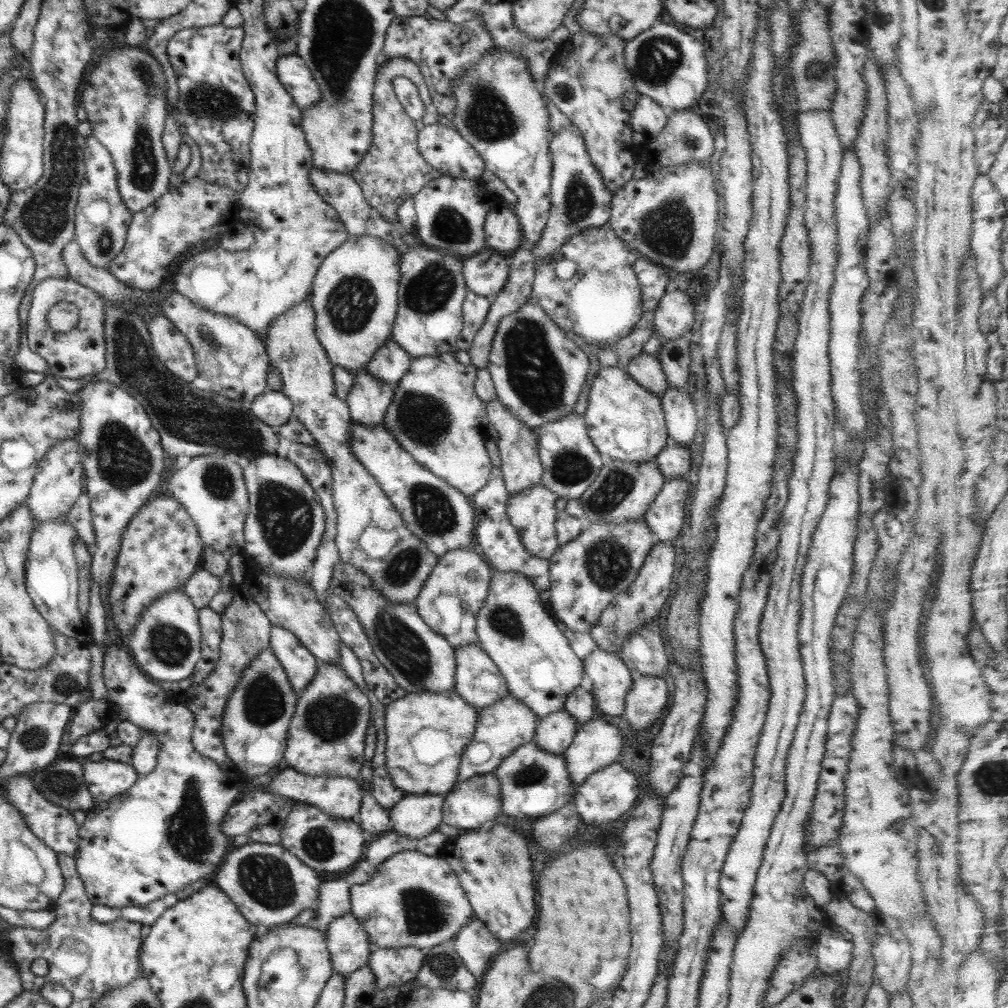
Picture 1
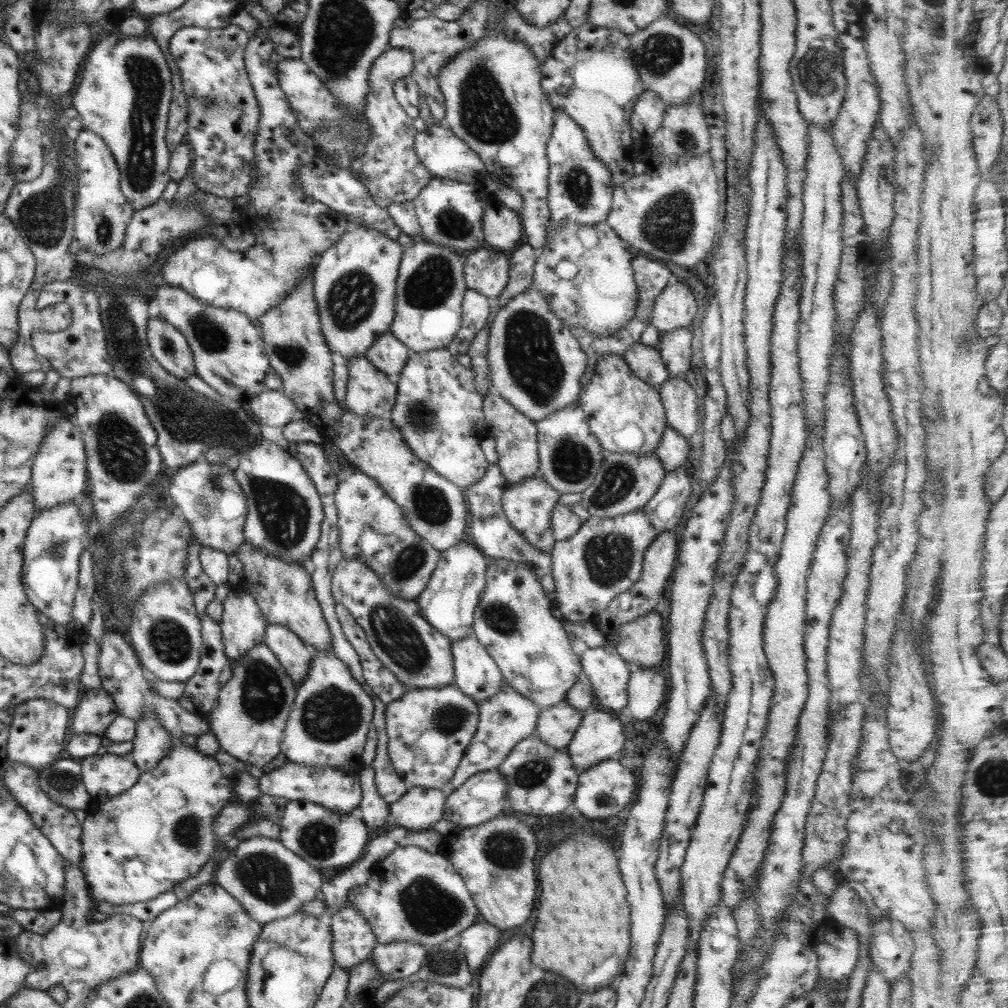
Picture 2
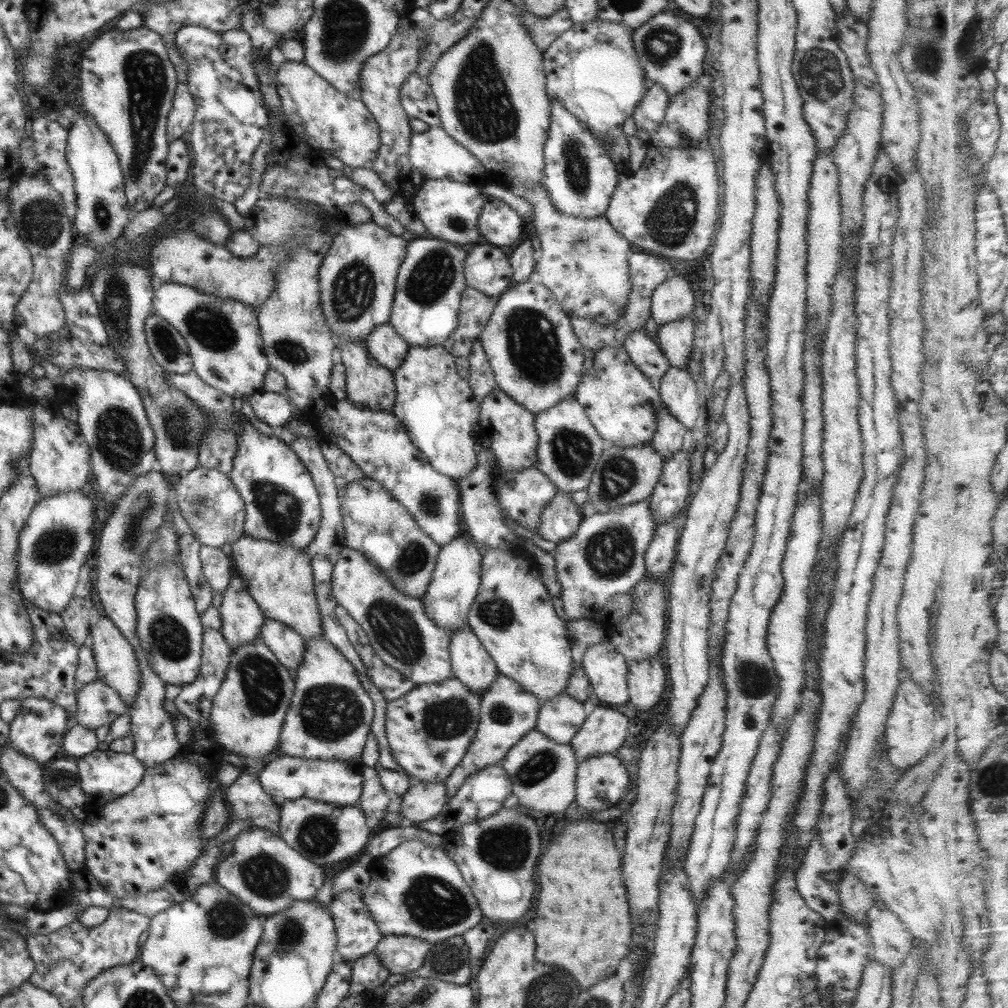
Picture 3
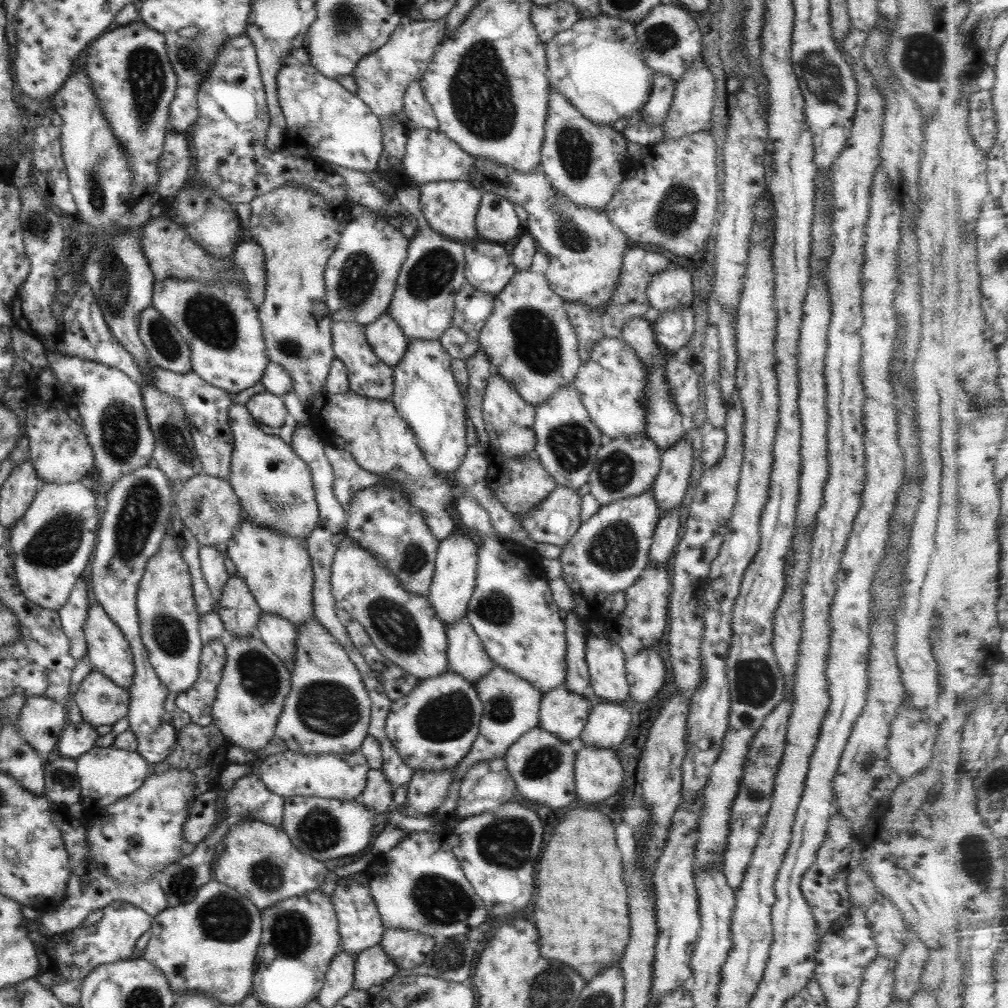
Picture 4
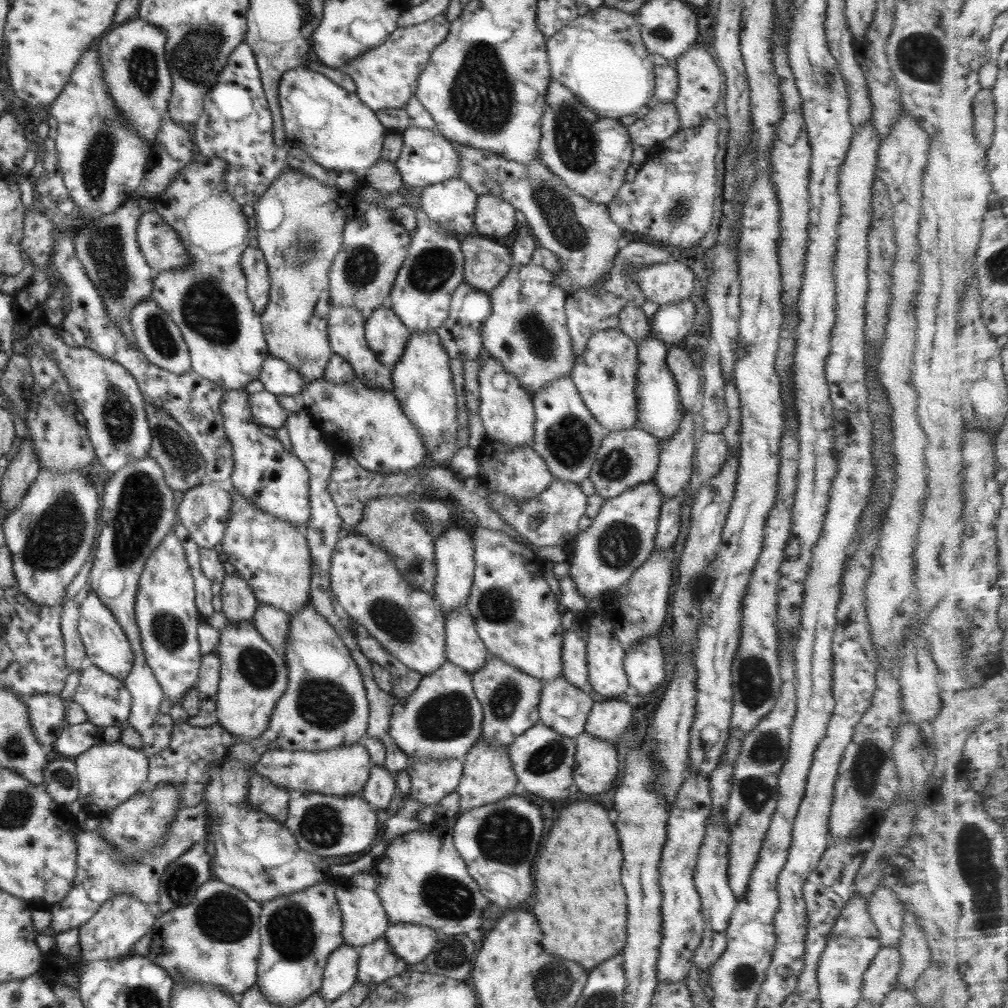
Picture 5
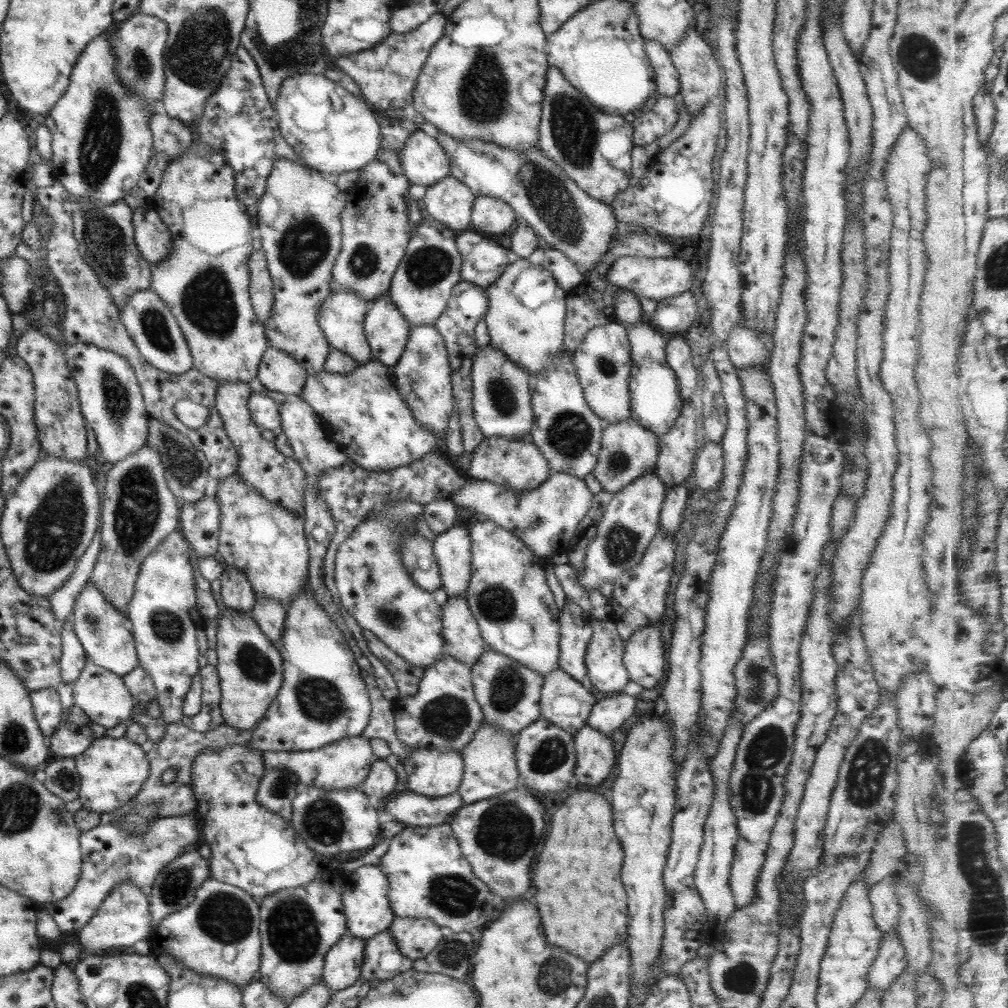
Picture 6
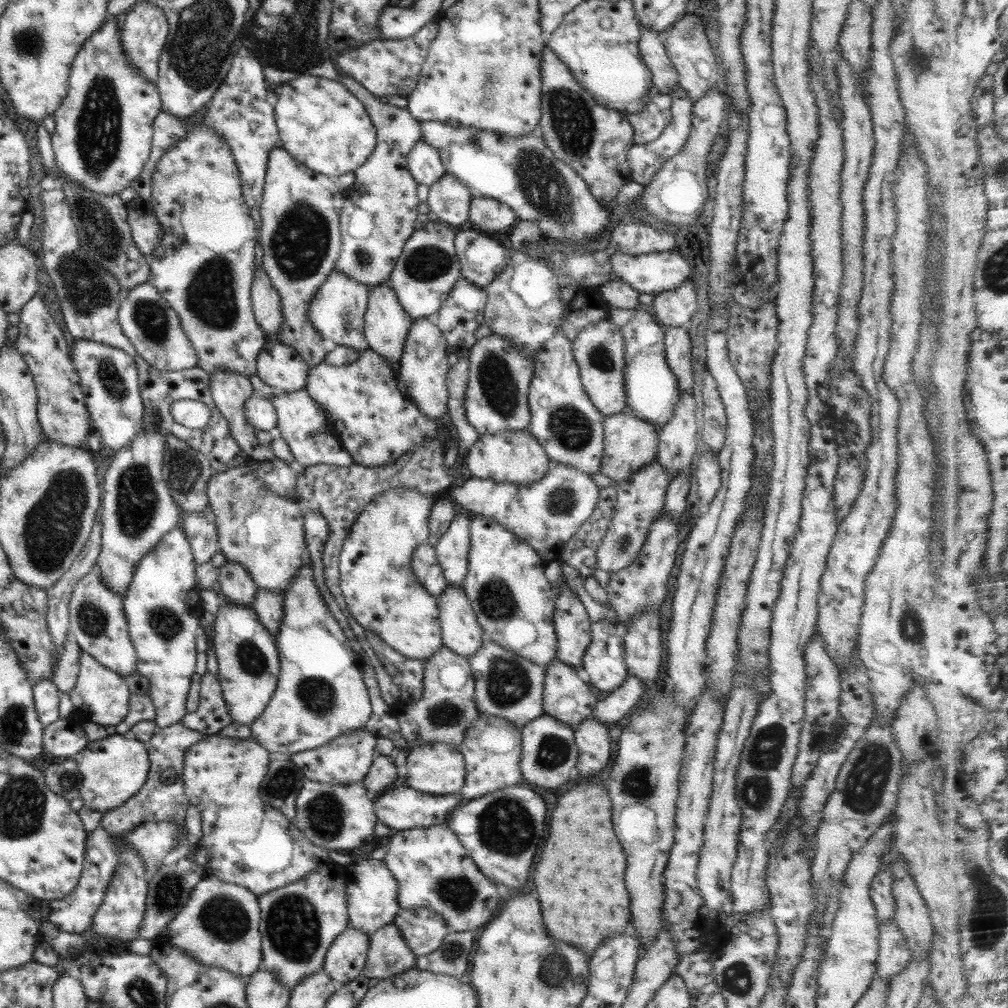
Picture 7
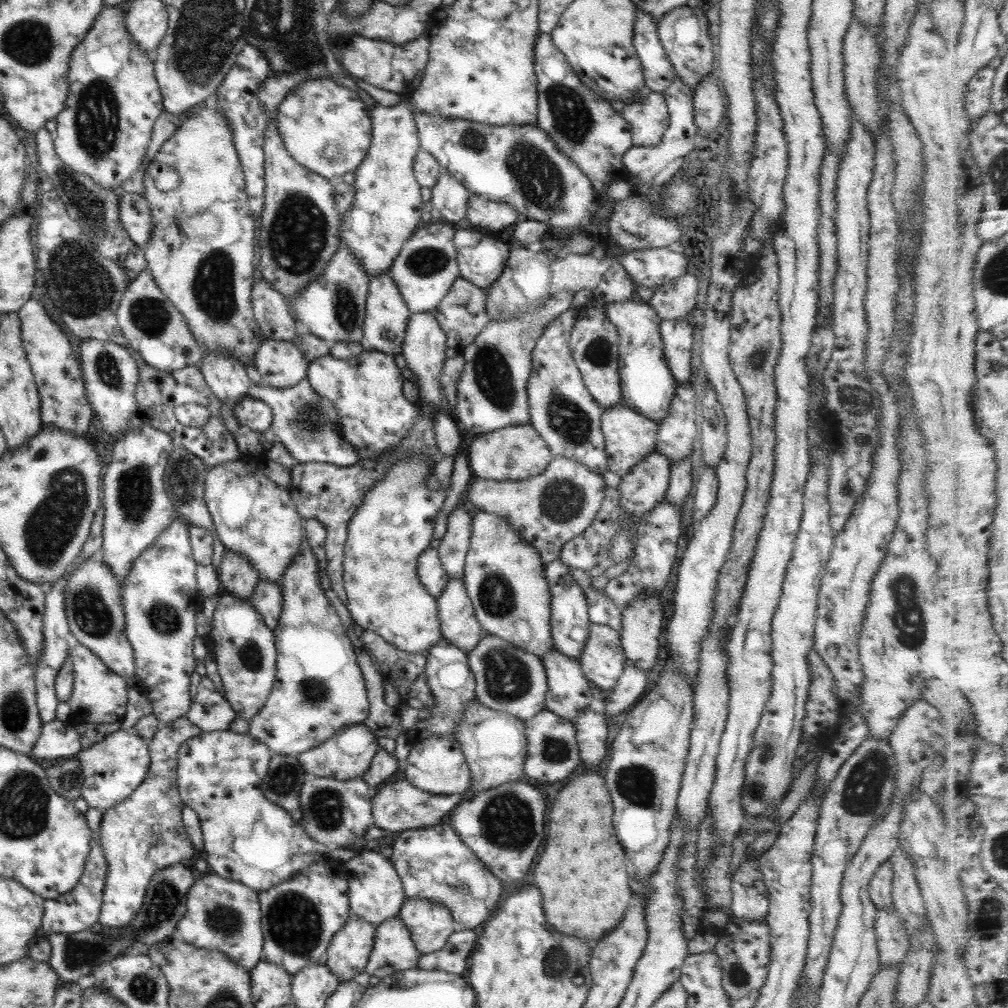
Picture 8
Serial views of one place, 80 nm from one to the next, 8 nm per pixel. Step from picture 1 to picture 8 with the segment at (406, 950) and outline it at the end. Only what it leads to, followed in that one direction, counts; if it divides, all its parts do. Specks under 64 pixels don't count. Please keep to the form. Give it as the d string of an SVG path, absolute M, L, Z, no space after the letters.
M406 897L398 915L422 955L440 950L455 932L451 911L425 898Z

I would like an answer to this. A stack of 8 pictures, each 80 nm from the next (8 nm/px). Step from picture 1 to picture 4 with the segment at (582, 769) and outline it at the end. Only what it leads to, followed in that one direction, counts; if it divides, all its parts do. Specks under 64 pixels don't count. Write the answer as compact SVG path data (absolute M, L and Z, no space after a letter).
M598 703L591 707L576 745L616 748L628 736L630 722L626 704Z

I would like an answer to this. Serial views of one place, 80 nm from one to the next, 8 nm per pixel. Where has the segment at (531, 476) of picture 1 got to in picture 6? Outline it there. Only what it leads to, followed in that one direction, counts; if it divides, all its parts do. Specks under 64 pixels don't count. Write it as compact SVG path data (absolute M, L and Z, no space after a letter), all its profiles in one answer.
M490 344L484 348L476 348L476 355L472 360L472 406L475 423L482 434L512 440L530 436L533 427L532 375Z

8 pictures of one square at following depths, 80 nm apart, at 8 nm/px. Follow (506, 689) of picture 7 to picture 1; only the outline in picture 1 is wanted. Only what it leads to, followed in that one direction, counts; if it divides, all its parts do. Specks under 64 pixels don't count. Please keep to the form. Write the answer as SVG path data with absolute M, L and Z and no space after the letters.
M507 694L502 700L490 706L485 706L478 711L479 715L476 721L476 730L471 742L486 742L492 749L492 758L490 758L488 762L484 762L484 764L472 764L472 762L468 762L466 756L462 755L457 782L468 780L468 778L472 778L475 775L493 772L493 770L519 746L533 741L539 720L528 706L522 704L511 694Z

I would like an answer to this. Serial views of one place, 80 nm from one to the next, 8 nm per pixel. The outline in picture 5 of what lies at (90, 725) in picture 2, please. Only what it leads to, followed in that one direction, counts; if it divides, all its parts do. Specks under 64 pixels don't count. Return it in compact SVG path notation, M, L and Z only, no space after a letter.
M96 665L80 673L73 701L87 714L87 721L98 726L124 726L131 711L131 694L125 684Z

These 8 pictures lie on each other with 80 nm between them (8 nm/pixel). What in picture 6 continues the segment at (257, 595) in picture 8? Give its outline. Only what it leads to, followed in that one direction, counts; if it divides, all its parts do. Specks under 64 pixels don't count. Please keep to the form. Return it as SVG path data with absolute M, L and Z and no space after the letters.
M258 598L251 610L252 616L260 630L279 647L282 633L285 630L284 623L287 615L287 606L276 602L273 598Z

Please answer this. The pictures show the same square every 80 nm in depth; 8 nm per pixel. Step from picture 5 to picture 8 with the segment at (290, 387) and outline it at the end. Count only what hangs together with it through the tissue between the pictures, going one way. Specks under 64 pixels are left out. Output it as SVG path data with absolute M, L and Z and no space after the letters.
M264 339L254 357L264 384L278 389L295 386L307 378L309 360L291 341Z

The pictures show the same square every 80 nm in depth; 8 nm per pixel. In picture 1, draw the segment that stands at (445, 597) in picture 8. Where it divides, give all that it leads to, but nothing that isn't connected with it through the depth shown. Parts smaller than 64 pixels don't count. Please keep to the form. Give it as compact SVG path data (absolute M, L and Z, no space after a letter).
M478 642L457 646L454 652L455 691L468 704L482 709L509 694L500 669Z

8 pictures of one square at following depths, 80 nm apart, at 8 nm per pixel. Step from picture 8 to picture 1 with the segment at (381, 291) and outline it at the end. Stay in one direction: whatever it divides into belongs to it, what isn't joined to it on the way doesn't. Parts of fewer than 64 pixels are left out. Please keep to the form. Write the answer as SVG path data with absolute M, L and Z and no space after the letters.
M388 338L368 362L368 373L380 381L396 385L408 373L411 361L408 352Z

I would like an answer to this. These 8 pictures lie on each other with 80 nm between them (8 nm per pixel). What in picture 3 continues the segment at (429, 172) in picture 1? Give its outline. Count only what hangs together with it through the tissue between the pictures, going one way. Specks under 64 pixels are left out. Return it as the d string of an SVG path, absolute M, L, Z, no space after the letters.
M403 16L400 19L398 31L392 35L388 46L378 54L368 57L360 73L359 99L372 113L380 129L380 148L377 150L377 157L367 164L367 168L374 170L386 182L386 186L394 194L394 199L404 200L413 196L424 179L421 172L412 166L409 157L410 139L414 132L408 123L410 117L402 109L400 100L403 82L416 70L421 52L426 49L425 42L421 42L422 39L425 40L423 28Z

